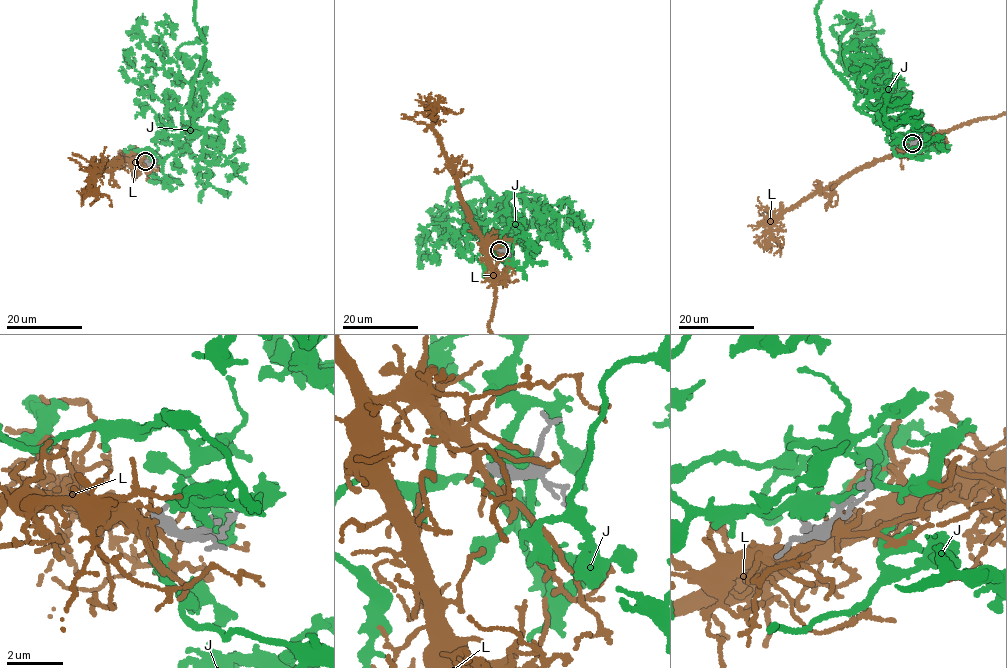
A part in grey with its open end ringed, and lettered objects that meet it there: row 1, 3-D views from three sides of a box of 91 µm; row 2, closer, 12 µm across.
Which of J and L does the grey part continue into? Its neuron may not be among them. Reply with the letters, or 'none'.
none

